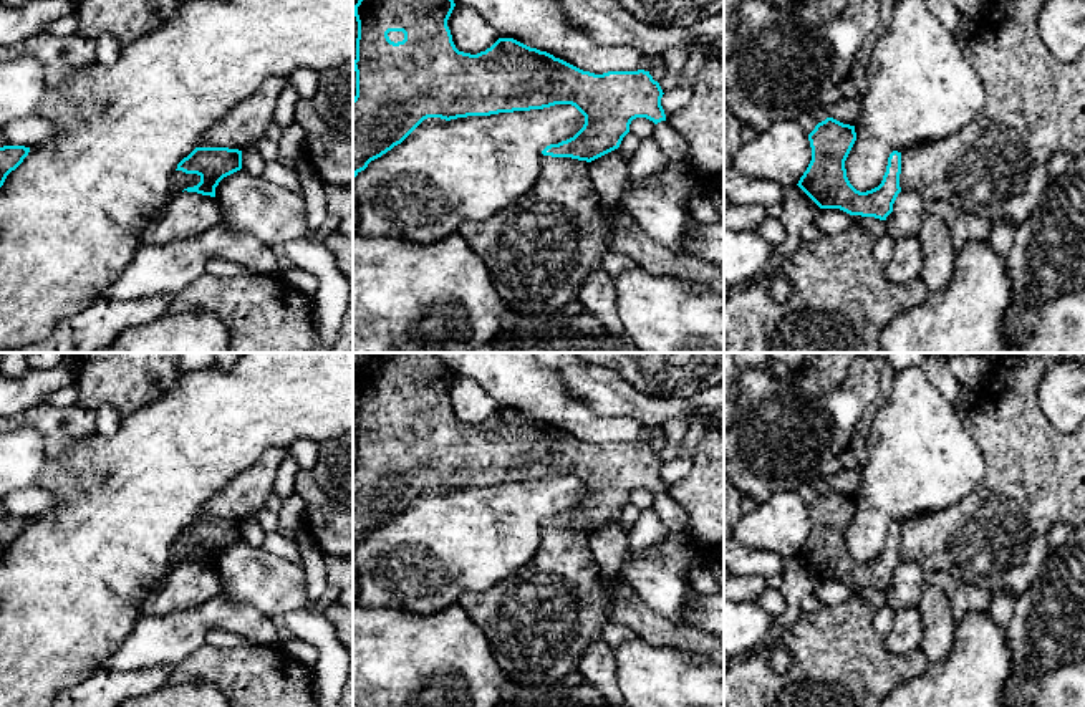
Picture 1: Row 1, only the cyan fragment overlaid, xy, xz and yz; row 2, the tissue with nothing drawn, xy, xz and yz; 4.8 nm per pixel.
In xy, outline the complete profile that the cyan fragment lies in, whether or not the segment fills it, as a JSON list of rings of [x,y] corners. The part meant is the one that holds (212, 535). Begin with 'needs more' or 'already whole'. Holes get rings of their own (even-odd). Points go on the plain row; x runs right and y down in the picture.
already whole; [[[195,518],[184,528],[176,541],[186,545],[197,545],[200,553],[187,558],[187,563],[215,568],[219,553],[242,540],[242,522],[229,518]]]

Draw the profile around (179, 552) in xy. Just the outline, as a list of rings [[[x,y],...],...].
[[[176,541],[171,548],[171,566],[182,563],[187,558],[194,558],[200,553],[200,546],[186,545],[182,541]]]

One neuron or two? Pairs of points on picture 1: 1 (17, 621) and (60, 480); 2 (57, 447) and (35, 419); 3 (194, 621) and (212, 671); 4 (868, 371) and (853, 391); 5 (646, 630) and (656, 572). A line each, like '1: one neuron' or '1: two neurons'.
1: one neuron
2: one neuron
3: two neurons
4: one neuron
5: two neurons

